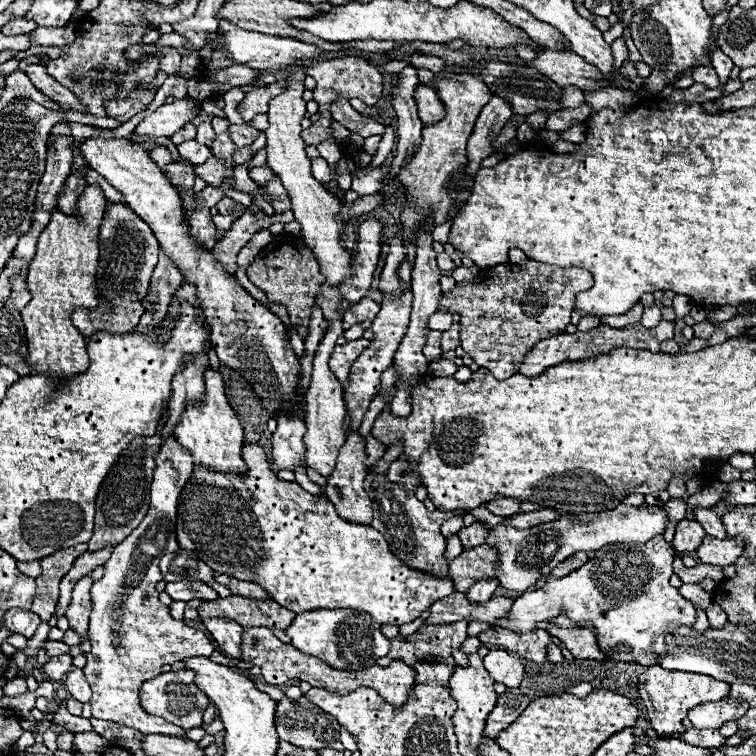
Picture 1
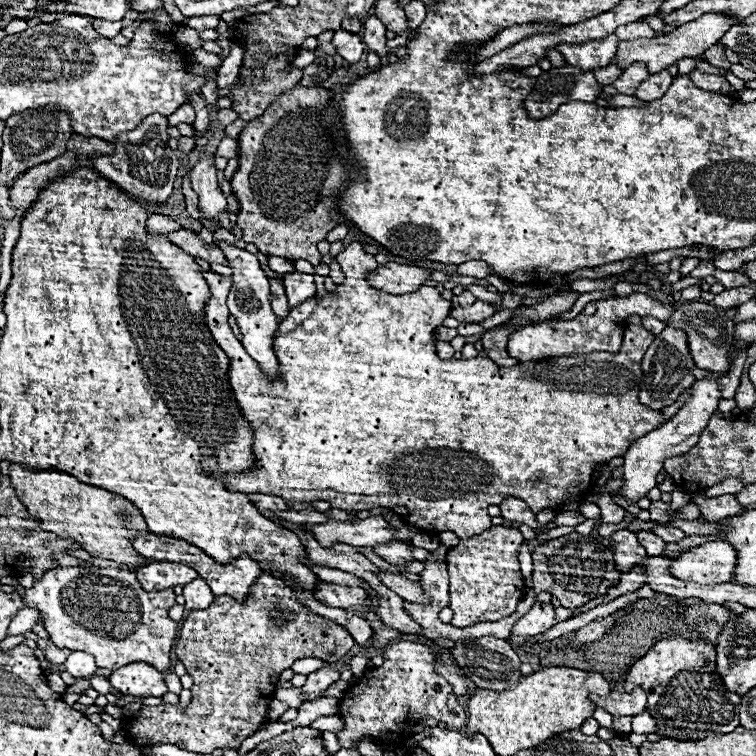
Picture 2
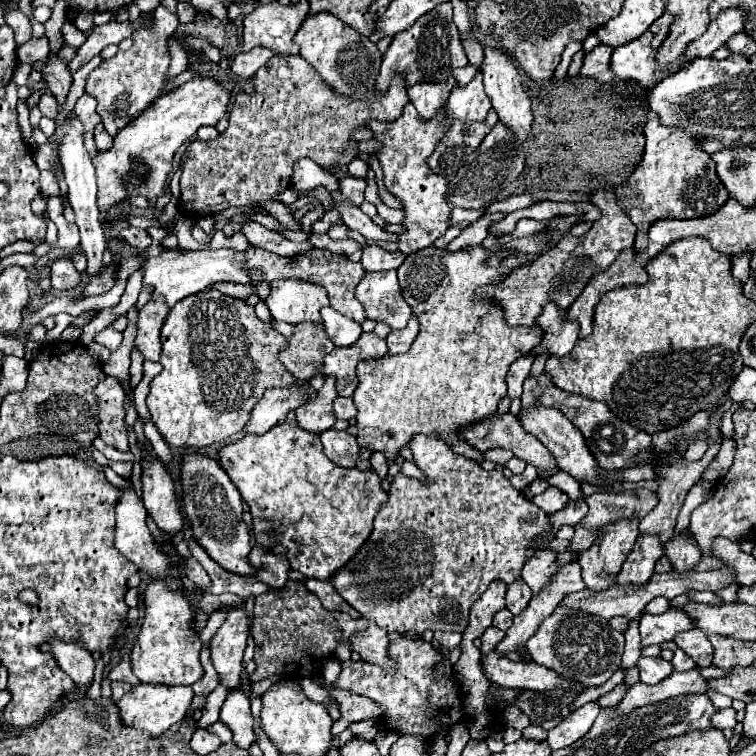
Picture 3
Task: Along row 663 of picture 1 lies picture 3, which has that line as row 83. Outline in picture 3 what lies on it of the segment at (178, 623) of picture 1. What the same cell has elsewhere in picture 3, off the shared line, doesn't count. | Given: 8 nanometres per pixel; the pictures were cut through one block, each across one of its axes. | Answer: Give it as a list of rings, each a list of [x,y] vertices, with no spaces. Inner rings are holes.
[[[164,6],[154,10],[154,22],[150,28],[134,32],[134,46],[126,52],[118,52],[114,58],[104,60],[98,68],[94,68],[86,82],[86,92],[96,98],[96,112],[102,118],[104,128],[110,136],[116,136],[120,128],[124,128],[132,118],[136,118],[146,106],[154,102],[162,92],[170,92],[174,88],[174,80],[164,80],[170,66],[170,54],[164,46],[164,34],[172,34],[178,28],[178,16],[168,12]]]

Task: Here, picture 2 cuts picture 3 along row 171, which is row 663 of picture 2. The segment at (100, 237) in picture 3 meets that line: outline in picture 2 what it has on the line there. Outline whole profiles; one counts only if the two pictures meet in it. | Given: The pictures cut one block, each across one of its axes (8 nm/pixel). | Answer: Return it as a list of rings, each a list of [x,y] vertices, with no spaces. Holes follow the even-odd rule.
[[[72,652],[64,662],[64,670],[74,678],[92,678],[96,664],[94,658],[86,652]]]

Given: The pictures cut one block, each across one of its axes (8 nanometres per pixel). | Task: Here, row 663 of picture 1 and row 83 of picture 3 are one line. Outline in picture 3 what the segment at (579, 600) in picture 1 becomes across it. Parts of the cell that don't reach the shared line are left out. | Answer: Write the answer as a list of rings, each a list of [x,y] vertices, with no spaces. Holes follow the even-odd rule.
[[[644,32],[640,38],[630,44],[618,46],[610,58],[610,72],[616,80],[632,82],[634,86],[646,90],[672,72],[662,70],[656,60],[656,52],[652,50],[652,32]]]

